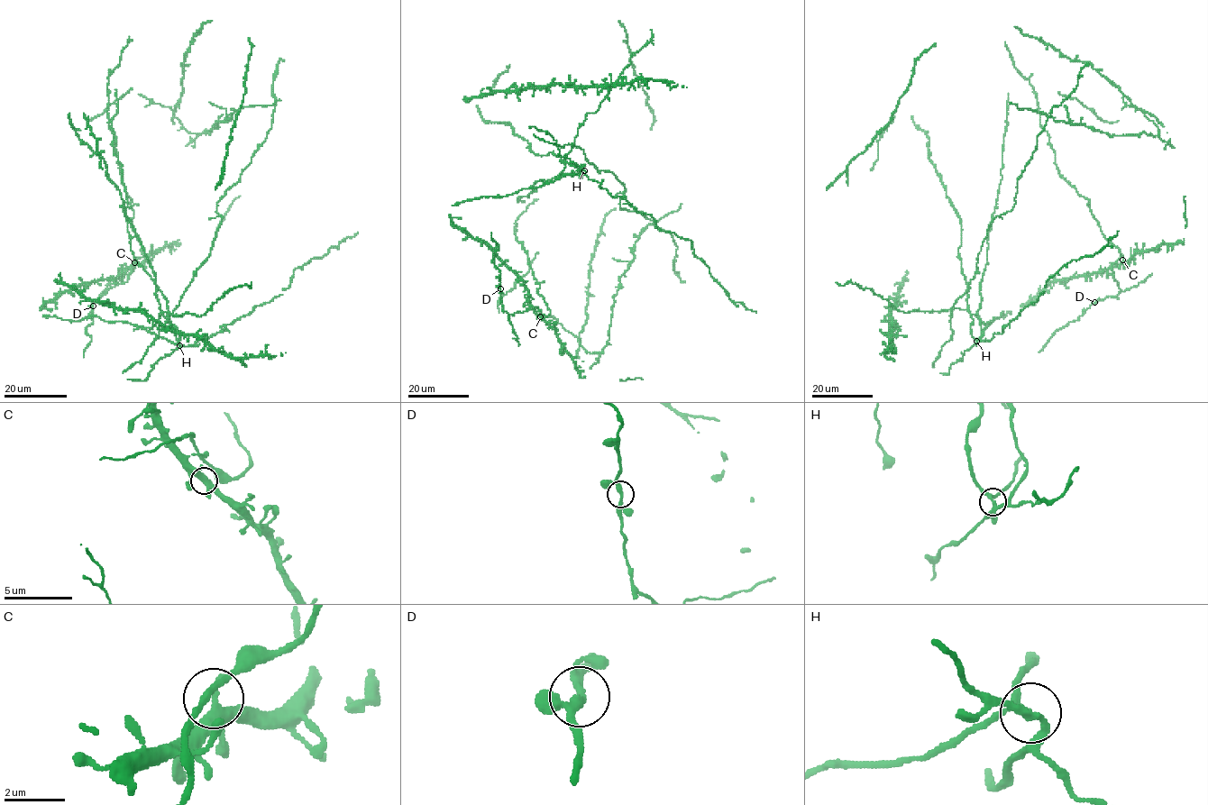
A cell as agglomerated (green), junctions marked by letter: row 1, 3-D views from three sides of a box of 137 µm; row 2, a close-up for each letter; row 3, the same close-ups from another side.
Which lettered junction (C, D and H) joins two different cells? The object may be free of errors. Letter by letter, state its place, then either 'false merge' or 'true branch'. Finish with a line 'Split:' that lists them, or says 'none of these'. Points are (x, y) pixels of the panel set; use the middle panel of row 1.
C: at (540, 316); true branch
D: at (500, 288); true branch
H: at (584, 170); false merge
Split: H

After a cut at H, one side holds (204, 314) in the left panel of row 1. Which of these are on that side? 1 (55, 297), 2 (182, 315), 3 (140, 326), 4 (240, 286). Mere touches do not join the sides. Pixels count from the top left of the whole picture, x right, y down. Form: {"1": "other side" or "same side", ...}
{"1": "other side", "2": "same side", "3": "same side", "4": "same side"}

